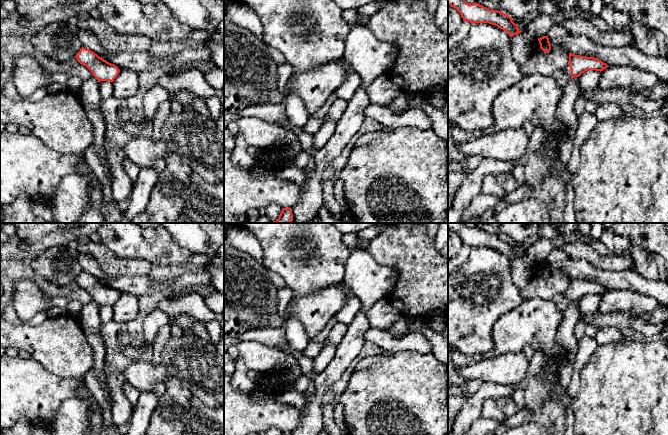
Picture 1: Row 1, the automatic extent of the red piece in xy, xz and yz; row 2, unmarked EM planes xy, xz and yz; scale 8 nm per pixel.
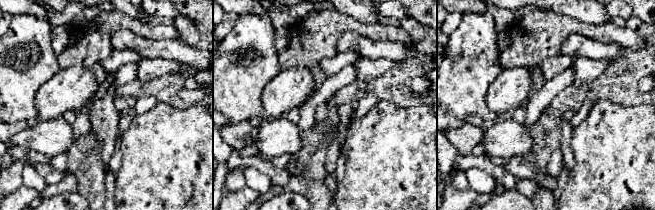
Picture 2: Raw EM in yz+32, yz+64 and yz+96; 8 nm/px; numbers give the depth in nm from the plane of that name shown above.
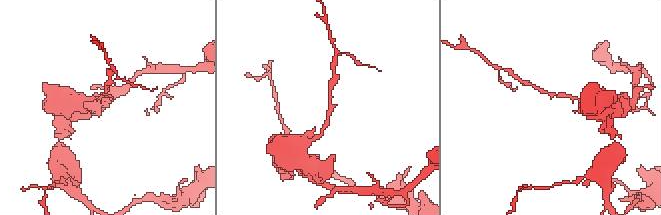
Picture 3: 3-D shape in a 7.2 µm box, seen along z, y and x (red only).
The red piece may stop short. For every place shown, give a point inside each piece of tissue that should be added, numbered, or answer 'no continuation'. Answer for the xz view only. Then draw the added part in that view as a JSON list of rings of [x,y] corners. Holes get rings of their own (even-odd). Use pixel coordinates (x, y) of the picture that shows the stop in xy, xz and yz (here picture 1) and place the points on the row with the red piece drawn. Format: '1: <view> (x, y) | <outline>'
no continuation

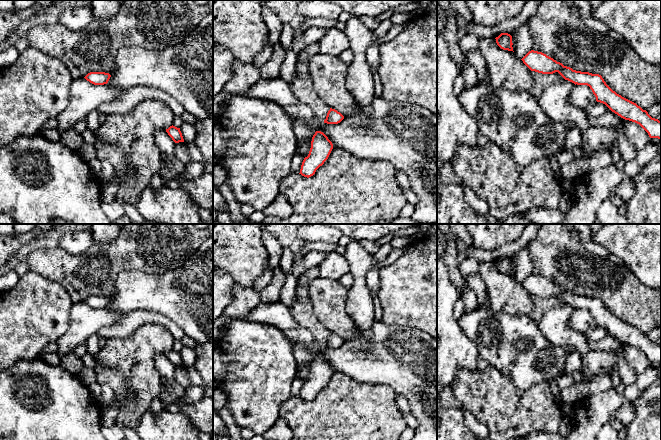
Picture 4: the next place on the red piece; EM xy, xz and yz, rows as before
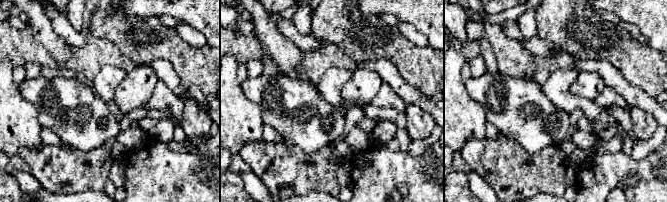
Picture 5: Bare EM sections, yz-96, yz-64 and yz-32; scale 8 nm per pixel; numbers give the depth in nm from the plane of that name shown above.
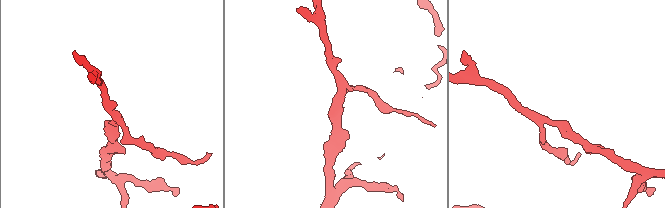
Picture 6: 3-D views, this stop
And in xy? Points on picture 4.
no continuation

